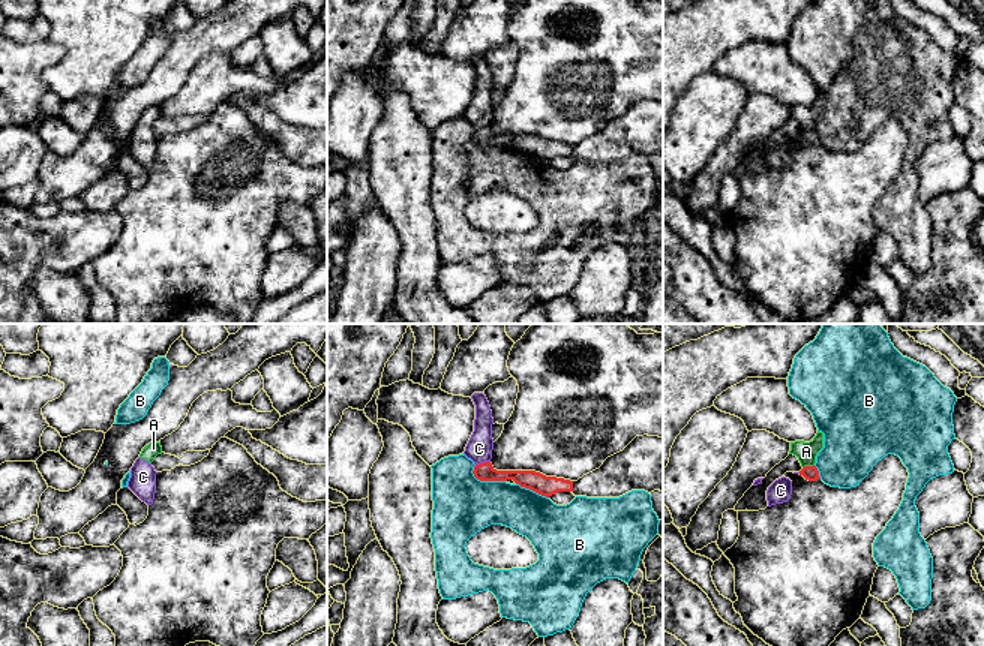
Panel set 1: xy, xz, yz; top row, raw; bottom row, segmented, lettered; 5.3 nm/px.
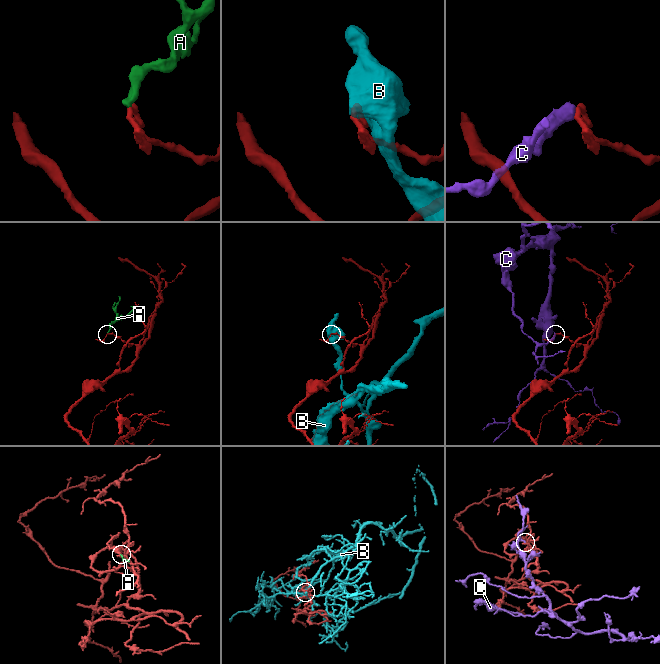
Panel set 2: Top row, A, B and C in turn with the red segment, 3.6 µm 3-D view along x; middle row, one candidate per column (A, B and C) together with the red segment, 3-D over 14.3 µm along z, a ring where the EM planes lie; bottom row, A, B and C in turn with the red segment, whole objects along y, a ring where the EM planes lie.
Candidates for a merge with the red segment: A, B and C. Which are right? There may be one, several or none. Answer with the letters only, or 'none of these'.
none of these

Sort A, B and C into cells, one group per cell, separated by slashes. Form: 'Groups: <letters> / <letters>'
Groups: A C / B

